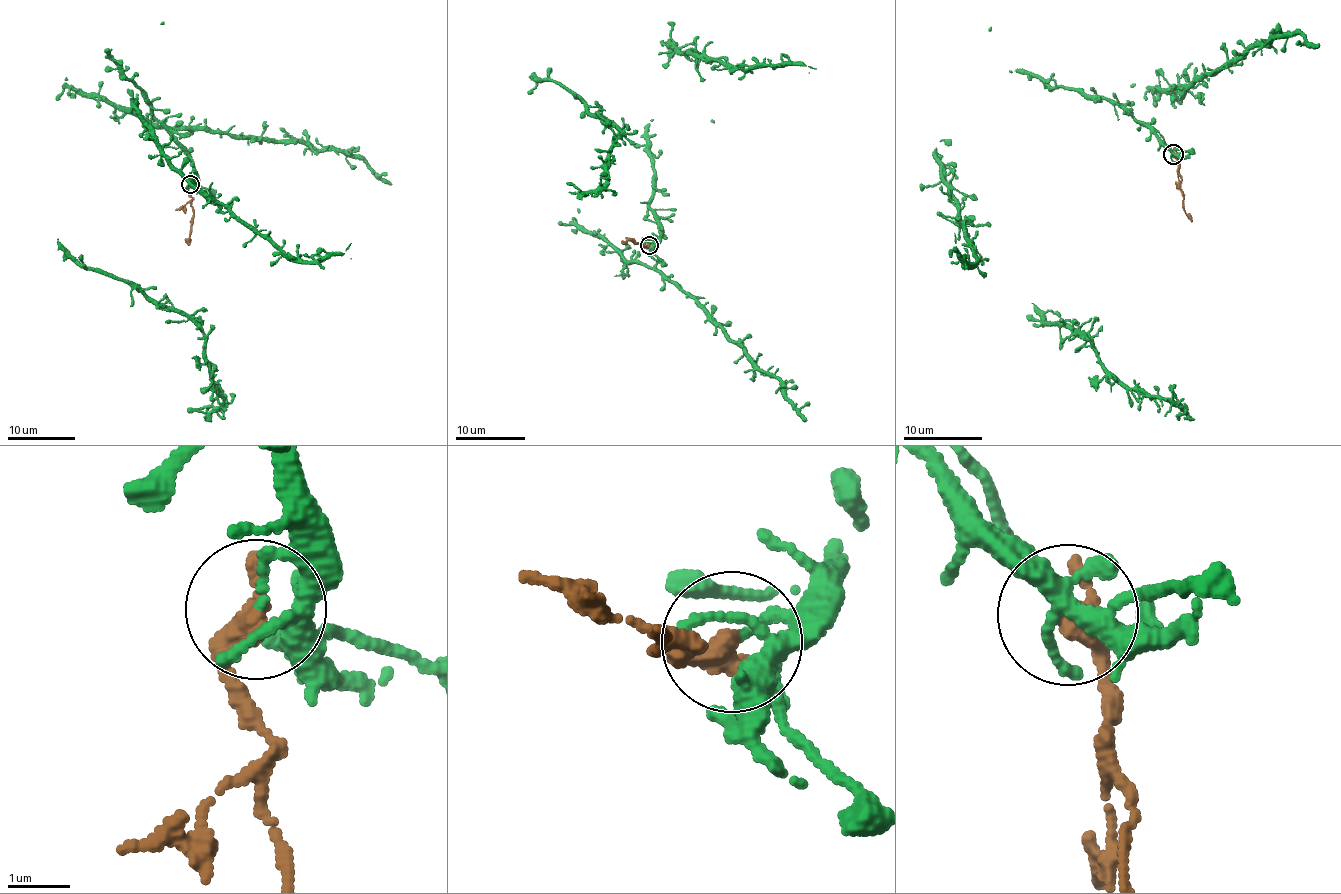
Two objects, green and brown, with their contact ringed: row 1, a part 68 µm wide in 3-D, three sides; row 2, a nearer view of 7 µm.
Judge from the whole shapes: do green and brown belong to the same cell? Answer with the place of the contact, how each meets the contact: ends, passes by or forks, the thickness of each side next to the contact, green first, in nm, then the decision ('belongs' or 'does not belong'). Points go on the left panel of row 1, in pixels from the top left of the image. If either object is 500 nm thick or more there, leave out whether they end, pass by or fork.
(190, 184) | green ends | brown ends | 130/400 nm | does not belong

